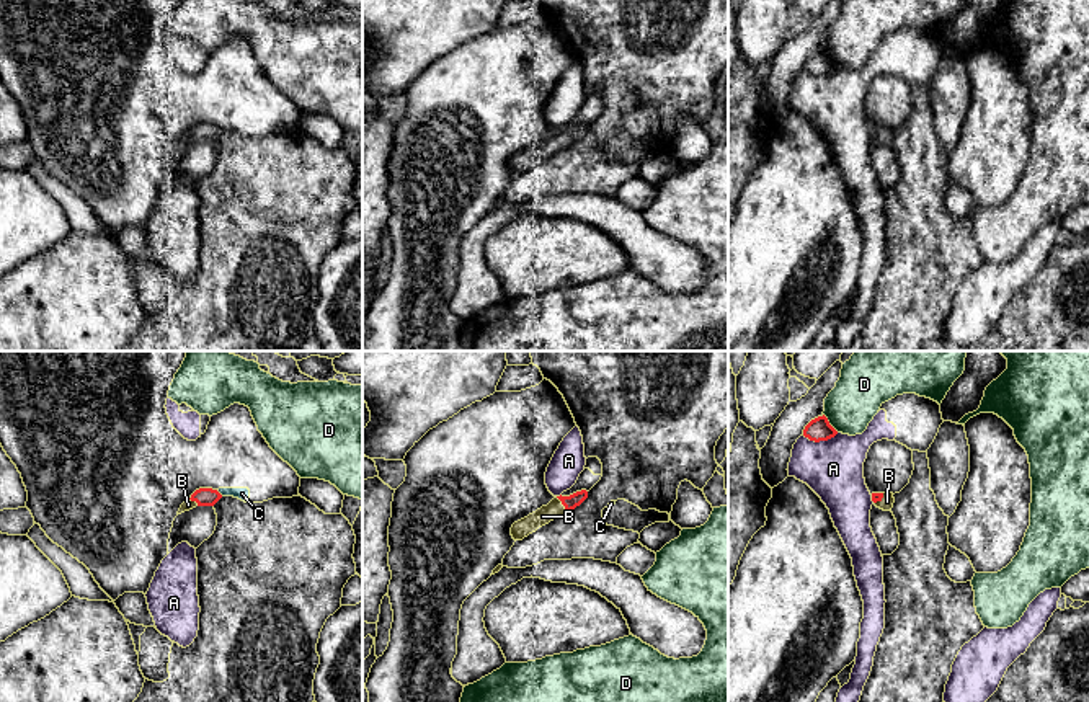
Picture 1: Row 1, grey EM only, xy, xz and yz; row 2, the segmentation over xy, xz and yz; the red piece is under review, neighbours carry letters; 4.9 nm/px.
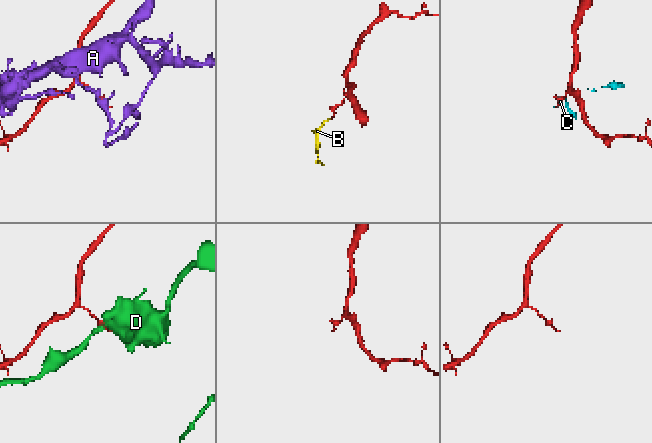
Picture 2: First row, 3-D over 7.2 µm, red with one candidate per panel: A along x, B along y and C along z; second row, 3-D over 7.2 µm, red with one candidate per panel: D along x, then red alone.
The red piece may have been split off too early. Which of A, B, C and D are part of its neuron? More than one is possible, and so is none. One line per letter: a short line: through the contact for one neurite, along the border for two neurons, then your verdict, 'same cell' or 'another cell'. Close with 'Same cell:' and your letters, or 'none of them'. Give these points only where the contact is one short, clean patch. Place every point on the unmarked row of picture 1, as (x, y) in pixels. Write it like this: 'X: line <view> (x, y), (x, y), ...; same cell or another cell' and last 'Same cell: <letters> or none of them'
A: another cell
B: same cell
C: another cell
D: another cell
Same cell: B

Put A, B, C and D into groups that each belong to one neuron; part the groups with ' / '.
A / B / C / D

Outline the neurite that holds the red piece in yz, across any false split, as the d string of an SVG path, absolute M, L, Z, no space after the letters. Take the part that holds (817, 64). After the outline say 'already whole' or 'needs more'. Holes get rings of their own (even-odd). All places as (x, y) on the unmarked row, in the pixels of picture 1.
M825 49L811 54L803 64L803 70L815 77L828 75L836 69L838 65L829 59Z; already whole

